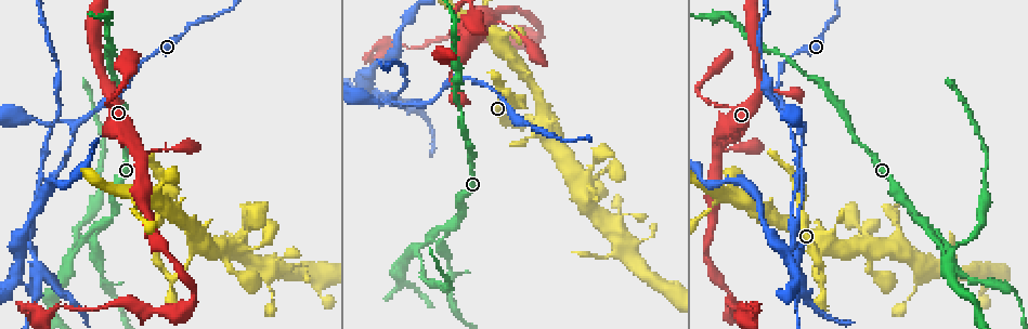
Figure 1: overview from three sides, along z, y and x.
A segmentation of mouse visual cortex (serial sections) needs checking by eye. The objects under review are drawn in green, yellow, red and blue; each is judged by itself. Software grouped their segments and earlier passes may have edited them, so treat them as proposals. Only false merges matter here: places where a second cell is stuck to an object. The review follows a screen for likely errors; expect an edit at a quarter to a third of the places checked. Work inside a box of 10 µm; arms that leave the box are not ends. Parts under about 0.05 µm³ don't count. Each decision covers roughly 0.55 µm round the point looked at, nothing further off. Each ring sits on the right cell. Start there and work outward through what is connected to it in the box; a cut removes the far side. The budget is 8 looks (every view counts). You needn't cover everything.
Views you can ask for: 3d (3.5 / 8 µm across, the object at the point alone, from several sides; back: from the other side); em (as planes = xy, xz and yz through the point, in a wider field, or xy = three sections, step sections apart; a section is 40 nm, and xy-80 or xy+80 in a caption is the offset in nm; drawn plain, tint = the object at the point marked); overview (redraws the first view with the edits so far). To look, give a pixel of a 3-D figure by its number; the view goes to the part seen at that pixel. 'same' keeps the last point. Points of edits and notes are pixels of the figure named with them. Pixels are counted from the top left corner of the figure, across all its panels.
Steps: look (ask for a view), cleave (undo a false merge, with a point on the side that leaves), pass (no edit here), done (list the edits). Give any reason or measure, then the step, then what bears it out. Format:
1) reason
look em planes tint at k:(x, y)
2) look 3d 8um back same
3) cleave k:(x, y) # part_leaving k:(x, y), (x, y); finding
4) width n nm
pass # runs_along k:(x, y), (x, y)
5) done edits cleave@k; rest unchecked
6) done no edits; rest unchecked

branch point
look 3d 8um at 1:(169, 276)

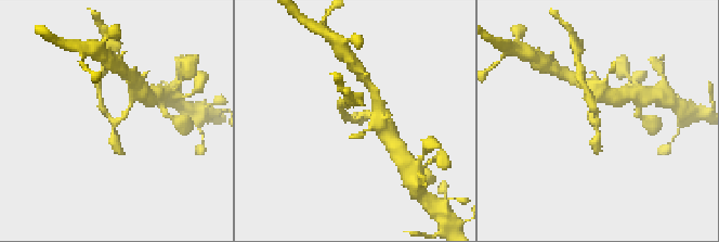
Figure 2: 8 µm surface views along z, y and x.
zoom in
look 3d 3.5um same

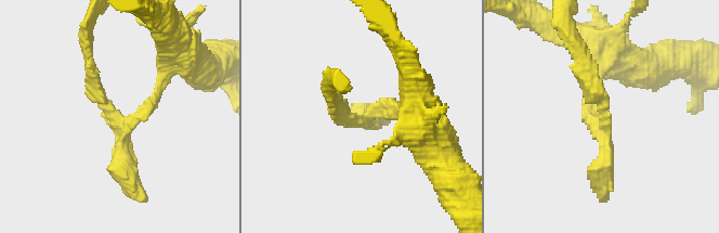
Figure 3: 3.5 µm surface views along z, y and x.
need the tissue
look em xy step 3 tint at 3:(602, 124)

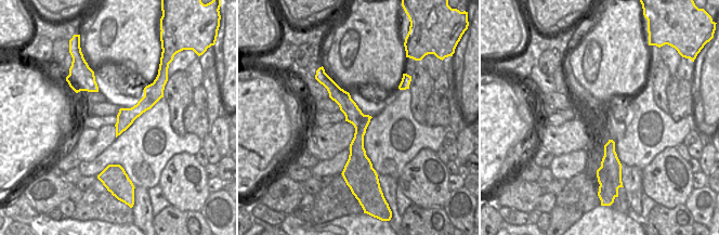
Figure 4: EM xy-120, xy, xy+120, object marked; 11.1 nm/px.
pass # runs_along 4:(329, 82), (358, 120), (352, 165); continuous, no second cell

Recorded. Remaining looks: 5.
side arm on a straight run
look 3d 8um at 1:(97, 225)

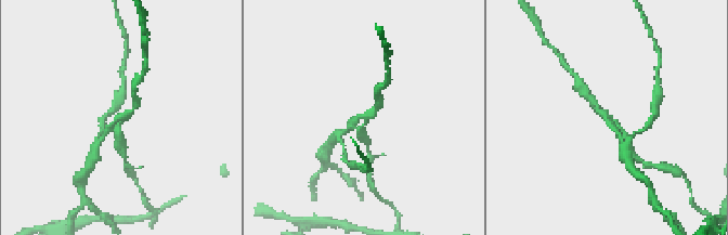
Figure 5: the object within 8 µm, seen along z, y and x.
look 3d 3.5um same

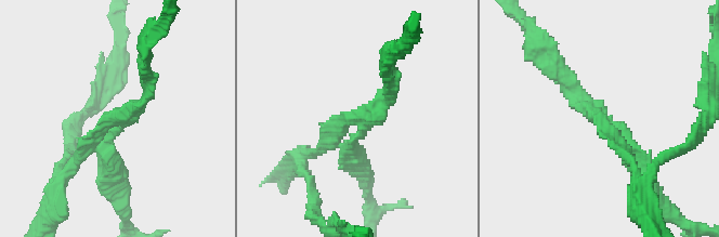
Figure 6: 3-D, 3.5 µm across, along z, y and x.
arms 3; arm_widths 150, 200, 250 nm
look em xy step 3 tint at 6:(116, 119)

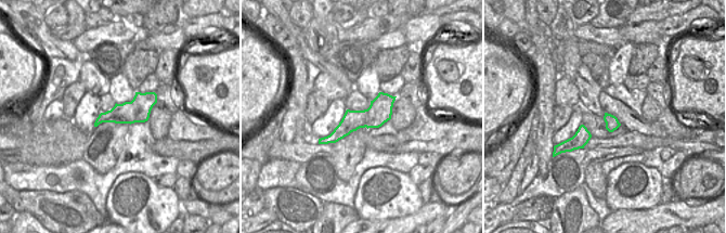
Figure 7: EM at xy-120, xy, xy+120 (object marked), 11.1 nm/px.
cleave 6:(66, 171) # part_leaving 6:(144, 63), (144, 100), (101, 129); two cells meet here

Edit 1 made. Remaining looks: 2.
done edits cleave@6; rest unchecked

